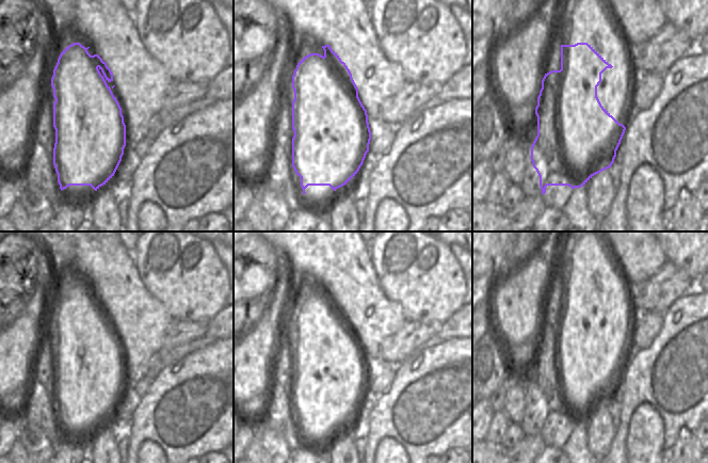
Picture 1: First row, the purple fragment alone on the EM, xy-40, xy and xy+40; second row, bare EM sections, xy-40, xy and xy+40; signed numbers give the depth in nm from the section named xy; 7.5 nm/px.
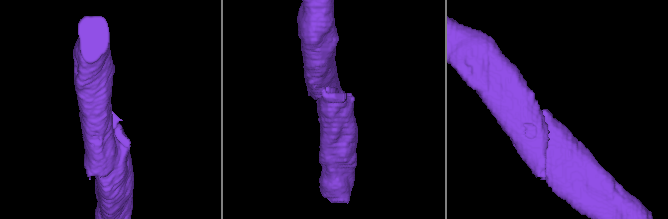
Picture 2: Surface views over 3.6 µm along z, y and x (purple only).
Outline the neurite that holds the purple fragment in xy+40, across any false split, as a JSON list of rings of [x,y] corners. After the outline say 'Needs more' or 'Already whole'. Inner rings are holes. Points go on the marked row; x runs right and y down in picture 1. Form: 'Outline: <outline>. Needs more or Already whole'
Outline: [[[561,45],[561,69],[545,74],[537,97],[537,135],[531,161],[540,176],[542,194],[547,186],[583,187],[594,175],[611,167],[626,127],[600,103],[597,86],[601,74],[612,68],[591,45]]]. Already whole.

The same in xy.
Outline: [[[329,45],[322,46],[324,54],[310,53],[296,65],[292,76],[292,166],[301,177],[303,194],[308,186],[329,186],[334,191],[347,185],[364,163],[371,140],[367,110],[358,97],[352,74]]]. Already whole.

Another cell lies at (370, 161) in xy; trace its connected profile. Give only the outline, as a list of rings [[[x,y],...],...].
[[[368,151],[366,158],[364,160],[363,165],[358,171],[358,176],[356,178],[356,182],[354,185],[354,189],[358,190],[359,193],[355,193],[351,191],[349,194],[352,198],[367,198],[369,195],[369,176],[373,169],[375,167],[379,157],[375,156],[372,151]]]

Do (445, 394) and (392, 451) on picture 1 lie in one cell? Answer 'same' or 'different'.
different

